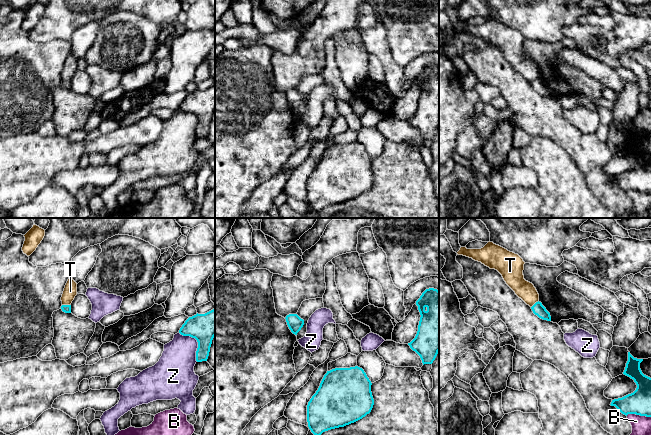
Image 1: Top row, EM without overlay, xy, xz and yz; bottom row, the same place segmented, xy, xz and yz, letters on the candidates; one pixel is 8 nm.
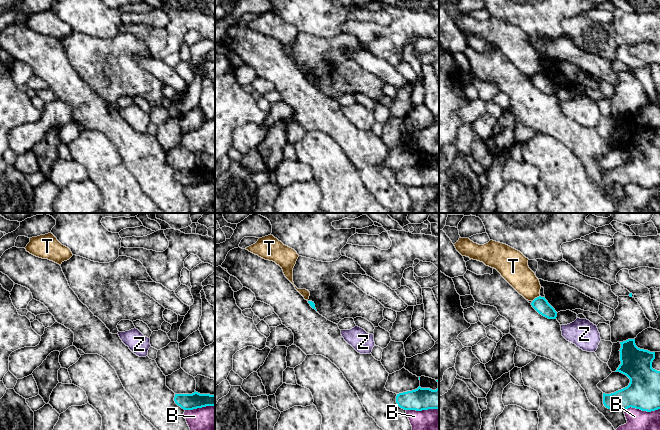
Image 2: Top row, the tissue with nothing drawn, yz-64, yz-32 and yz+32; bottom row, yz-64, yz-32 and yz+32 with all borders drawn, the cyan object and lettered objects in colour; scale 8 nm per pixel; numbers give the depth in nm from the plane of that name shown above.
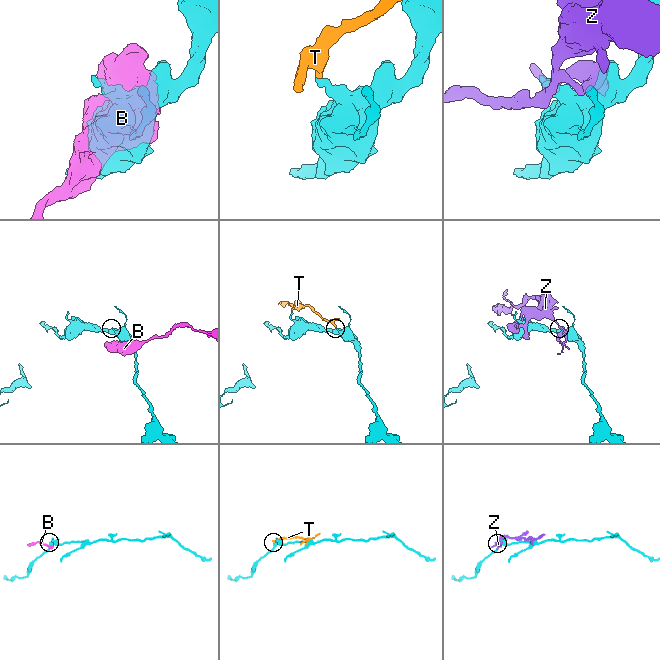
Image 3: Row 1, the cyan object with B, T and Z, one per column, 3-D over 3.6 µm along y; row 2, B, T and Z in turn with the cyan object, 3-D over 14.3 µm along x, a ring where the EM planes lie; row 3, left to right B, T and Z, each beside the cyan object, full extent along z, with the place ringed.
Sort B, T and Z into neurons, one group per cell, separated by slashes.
B / T / Z

